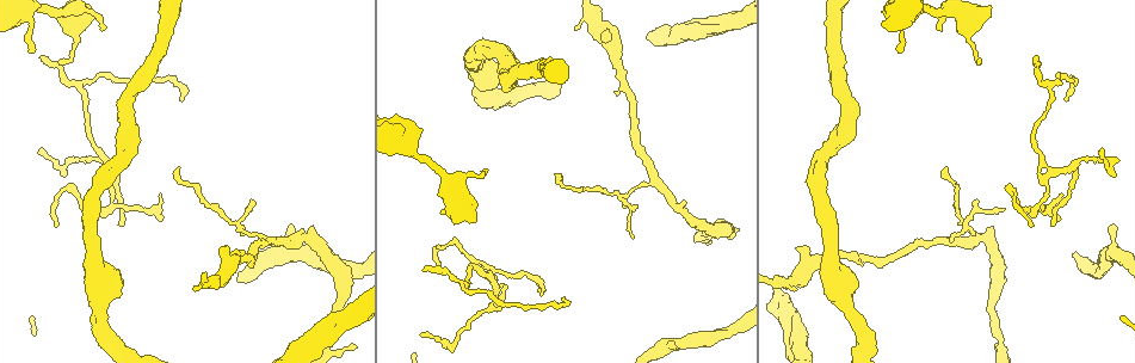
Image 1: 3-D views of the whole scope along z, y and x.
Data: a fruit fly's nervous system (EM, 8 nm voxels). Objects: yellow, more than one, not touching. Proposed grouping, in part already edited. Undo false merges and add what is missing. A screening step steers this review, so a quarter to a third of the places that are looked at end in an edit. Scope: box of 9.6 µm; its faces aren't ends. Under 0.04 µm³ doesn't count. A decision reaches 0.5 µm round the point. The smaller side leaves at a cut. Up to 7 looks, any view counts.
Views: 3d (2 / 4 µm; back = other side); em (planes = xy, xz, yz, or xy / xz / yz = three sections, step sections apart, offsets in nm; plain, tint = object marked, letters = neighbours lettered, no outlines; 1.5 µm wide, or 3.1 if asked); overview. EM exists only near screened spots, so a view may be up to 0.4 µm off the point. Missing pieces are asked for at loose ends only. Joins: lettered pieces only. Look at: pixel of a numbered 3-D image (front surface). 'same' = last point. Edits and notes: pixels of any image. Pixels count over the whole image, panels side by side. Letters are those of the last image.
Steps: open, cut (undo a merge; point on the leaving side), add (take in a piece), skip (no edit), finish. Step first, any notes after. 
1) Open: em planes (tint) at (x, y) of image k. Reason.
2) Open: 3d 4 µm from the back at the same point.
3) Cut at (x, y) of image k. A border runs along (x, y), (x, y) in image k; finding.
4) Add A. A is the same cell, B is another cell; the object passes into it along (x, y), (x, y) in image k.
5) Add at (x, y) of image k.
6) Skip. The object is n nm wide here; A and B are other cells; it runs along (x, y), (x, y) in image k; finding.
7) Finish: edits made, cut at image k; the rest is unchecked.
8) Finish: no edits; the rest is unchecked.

Open: em xz step 4 (letters) at (1035, 55) of image 1. Thin end.

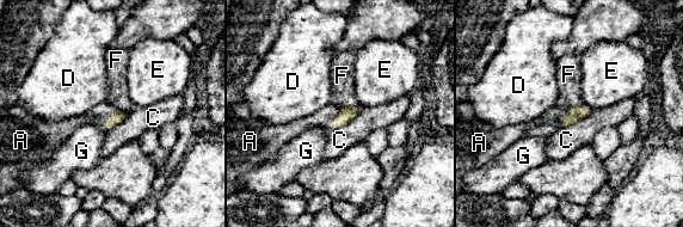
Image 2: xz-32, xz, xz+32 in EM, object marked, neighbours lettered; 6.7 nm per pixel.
Add A. The longest contact is with C, 240 nm; A is the same cell, C, D, E, F and G are other cells; the object passes into it along (348, 114), (336, 117), (324, 116) in image 2; it goes on there.

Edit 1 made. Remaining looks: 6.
Open: 3d 4 µm at (485, 171) of image 1. Free end.

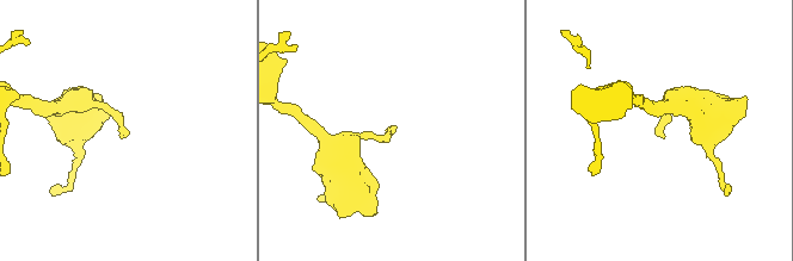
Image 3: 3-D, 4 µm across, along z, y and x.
Open: em xz step 4 (letters) at (395, 130) of image 3.

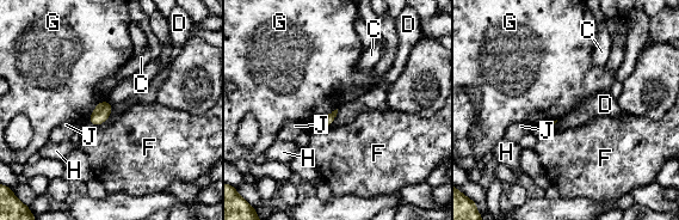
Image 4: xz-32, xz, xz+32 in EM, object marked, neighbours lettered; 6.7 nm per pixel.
Skip. C, D, F, G, H and J are other cells; a border runs along (338, 109), (337, 116), (326, 127) in image 4; none of them fits.

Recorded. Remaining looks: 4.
Open: 3d 2 µm at (493, 280) of image 1. Abrupt turn.

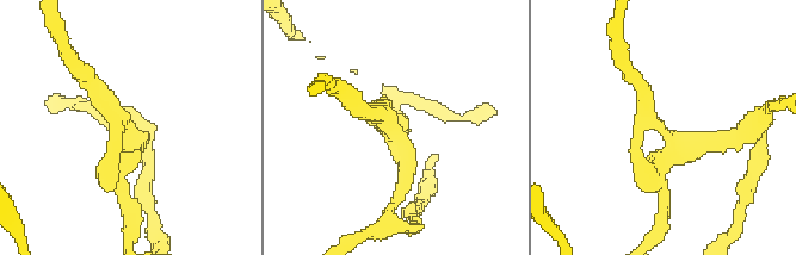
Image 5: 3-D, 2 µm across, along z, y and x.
Open: em xz step 4 (letters) at (394, 130) of image 5. 3 arms meet here; now the EM.

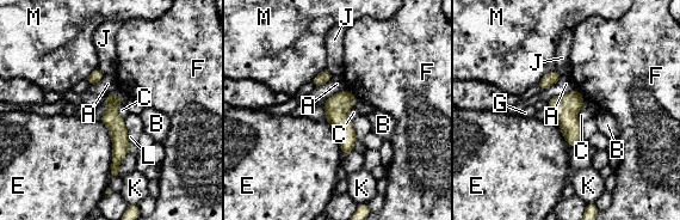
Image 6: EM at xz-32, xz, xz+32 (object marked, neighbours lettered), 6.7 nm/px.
Open: em planes (letters) at the same point.

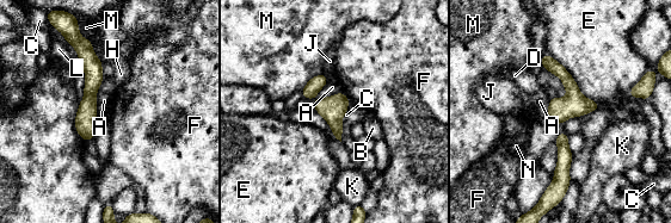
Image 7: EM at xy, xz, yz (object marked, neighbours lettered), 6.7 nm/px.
Skip. A, B, C, D, E, F, H, J, K, L, M and N are other cells; it runs along (86, 48), (91, 63), (86, 137) in image 7; one neuron here.

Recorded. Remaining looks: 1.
Finish: edits made, add at image 2; the rest is unchecked.

